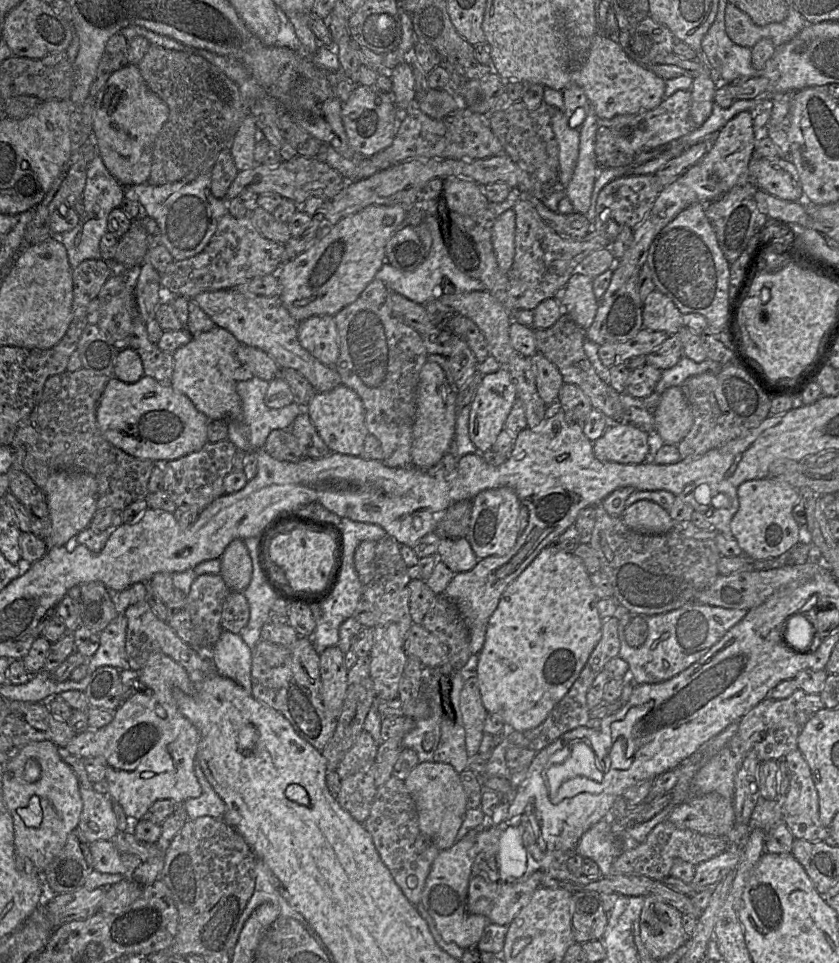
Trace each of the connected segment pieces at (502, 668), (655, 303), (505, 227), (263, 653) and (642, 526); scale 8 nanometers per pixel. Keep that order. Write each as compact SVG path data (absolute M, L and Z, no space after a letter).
M550 545L502 593L488 621L476 673L486 710L499 714L512 730L531 730L547 718L572 687L600 641L604 619L597 609L600 599L590 576L580 557Z
M659 290L651 292L643 305L643 325L651 331L676 334L684 326L683 314L673 301Z
M513 209L498 216L493 228L492 243L498 265L508 273L515 258L515 225L516 215Z
M299 637L289 646L261 640L252 653L251 694L280 712L301 738L321 752L334 735L337 717L325 708L322 701L319 656L311 638Z
M640 500L626 507L623 522L644 533L663 534L673 530L675 521L669 512L653 501Z

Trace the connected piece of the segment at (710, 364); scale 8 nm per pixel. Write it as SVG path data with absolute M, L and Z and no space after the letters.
M682 356L679 362L672 368L662 371L662 377L657 383L655 391L662 393L673 386L681 386L694 375L703 373L718 373L722 369L722 364L711 359L703 362L695 362L686 356Z

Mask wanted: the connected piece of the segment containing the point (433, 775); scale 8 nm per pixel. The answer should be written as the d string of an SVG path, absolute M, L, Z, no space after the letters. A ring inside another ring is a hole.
M421 762L405 778L404 785L414 801L420 832L440 851L454 845L467 810L459 773L448 763Z

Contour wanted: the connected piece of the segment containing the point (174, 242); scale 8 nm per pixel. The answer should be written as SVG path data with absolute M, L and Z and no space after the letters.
M202 174L198 176L196 179L194 179L193 181L191 181L190 183L176 182L176 183L170 183L170 184L165 184L161 186L153 186L153 185L150 185L149 183L144 183L139 185L126 186L124 187L124 198L128 200L137 201L142 206L143 215L150 217L156 221L161 233L161 244L166 247L166 249L169 251L169 253L172 255L175 261L185 260L201 253L210 242L212 236L214 235L217 229L218 223L221 220L221 218L226 213L228 213L226 201L217 199L212 195L210 191L210 177L208 174Z

